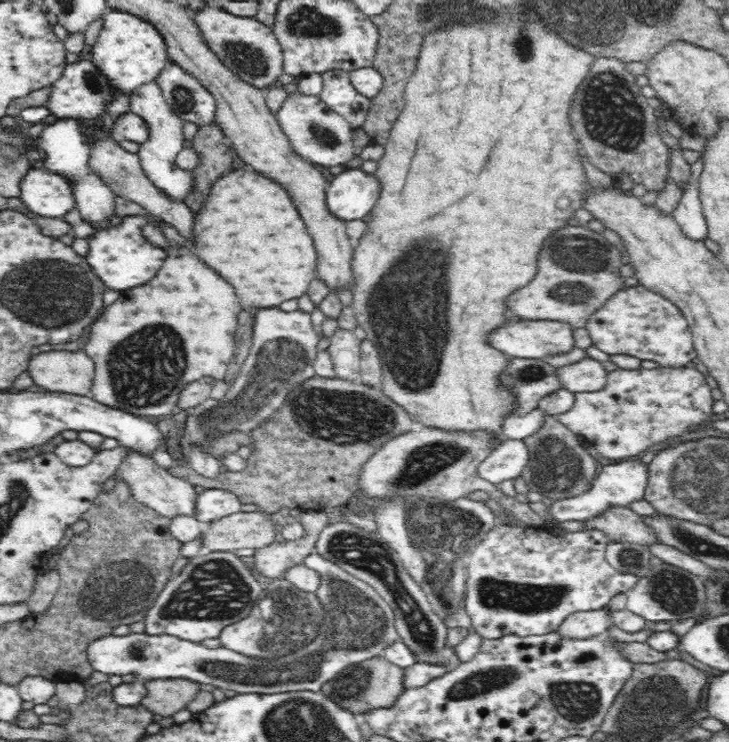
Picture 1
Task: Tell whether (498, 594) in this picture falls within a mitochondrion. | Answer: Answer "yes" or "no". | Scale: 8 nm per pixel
yes

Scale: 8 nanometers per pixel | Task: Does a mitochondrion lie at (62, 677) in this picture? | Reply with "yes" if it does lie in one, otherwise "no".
no

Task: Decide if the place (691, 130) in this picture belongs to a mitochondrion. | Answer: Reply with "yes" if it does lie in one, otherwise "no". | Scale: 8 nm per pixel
no

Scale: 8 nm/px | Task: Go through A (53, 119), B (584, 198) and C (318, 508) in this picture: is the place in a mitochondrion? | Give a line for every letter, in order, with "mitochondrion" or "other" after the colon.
A: other
B: other
C: other

